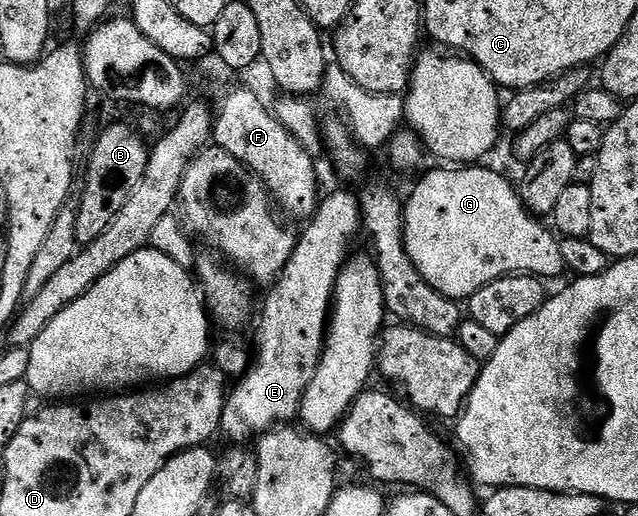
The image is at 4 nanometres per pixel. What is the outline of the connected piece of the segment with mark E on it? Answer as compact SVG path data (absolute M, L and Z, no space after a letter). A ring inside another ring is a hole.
M335 192L332 196L324 195L320 199L315 215L306 221L307 229L298 233L295 249L283 273L270 285L267 301L263 304L263 317L259 320L259 341L253 344L253 359L246 372L238 377L239 384L230 389L223 407L222 435L231 439L235 446L243 446L247 439L258 438L272 428L291 422L299 415L305 390L317 370L323 357L323 341L327 339L327 325L331 311L331 298L335 294L335 283L339 271L349 259L351 243L355 235L361 232L361 209L359 196L351 192Z

